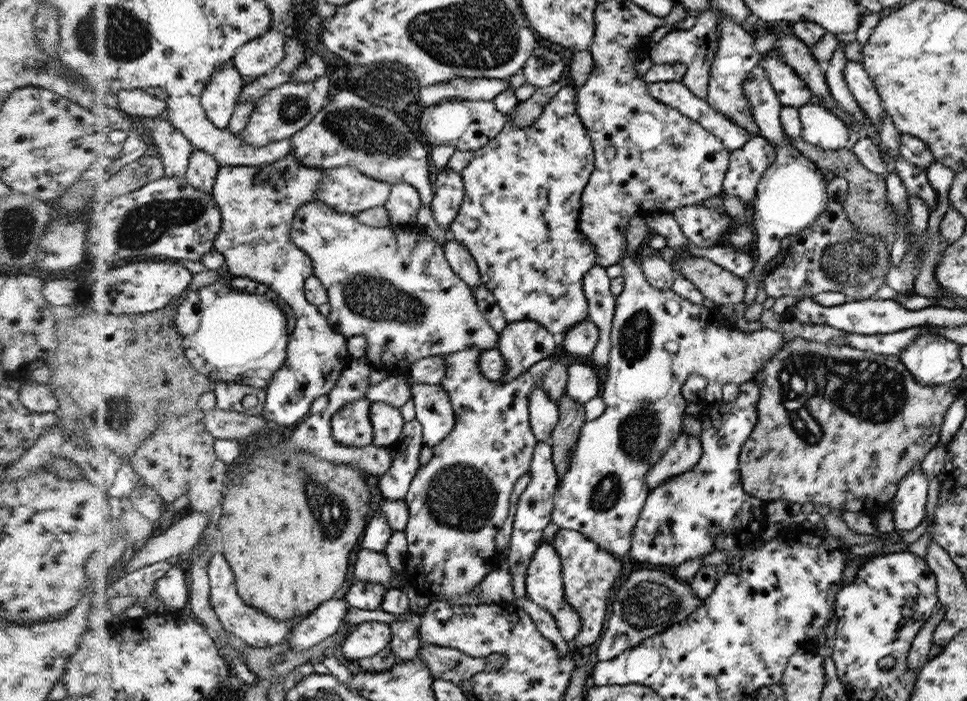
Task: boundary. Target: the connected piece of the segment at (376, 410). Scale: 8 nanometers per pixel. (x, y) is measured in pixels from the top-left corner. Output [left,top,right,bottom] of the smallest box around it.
[369,401,406,448]

